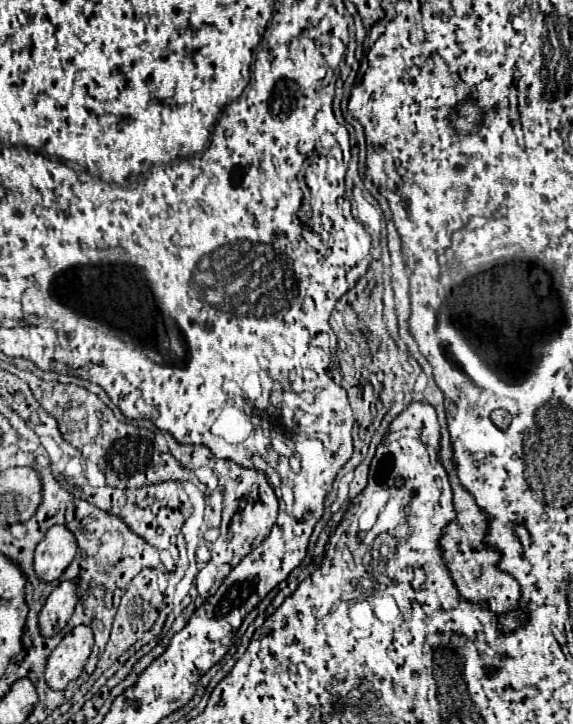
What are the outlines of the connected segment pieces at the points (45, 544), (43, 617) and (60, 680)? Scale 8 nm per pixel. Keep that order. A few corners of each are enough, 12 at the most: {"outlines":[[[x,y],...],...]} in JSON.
{"outlines":[[[54,525],[36,547],[34,571],[54,581],[72,563],[78,543]],[[62,581],[40,611],[44,637],[58,633],[74,613],[78,587]],[[74,627],[48,657],[54,691],[82,673],[94,645],[92,629]]]}

